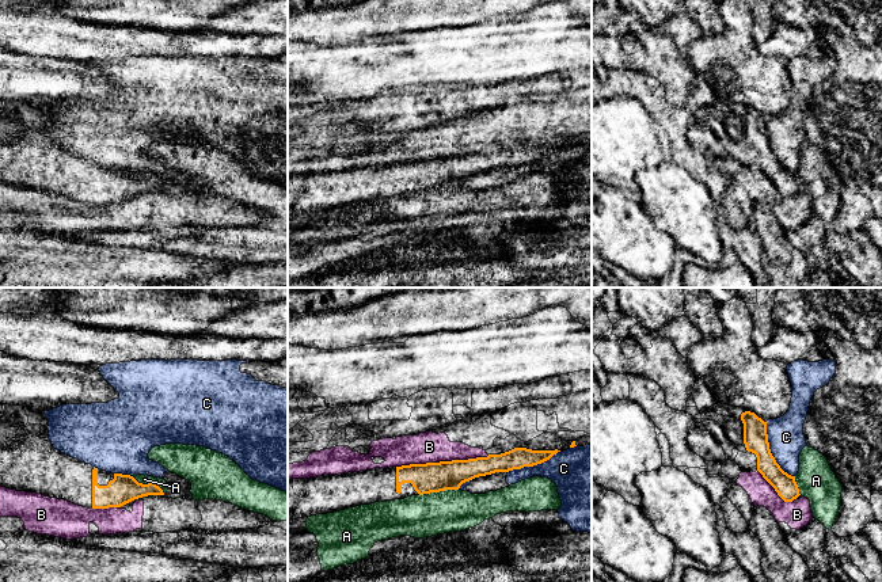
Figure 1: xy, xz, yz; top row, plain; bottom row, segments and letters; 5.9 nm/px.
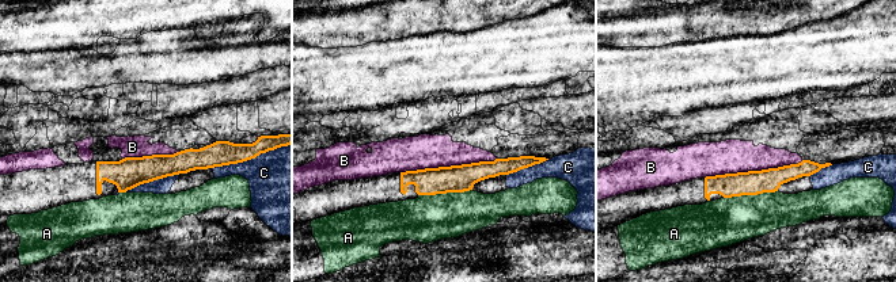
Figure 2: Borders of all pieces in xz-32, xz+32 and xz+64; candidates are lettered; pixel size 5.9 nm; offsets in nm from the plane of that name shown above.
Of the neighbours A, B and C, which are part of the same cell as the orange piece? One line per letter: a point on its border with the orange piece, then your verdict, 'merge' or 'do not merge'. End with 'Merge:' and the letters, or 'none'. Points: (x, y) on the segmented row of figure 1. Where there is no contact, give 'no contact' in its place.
A: xz (437, 491) | do not merge
B: xz (443, 461) | do not merge
C: yz (770, 452) | do not merge
Merge: none

